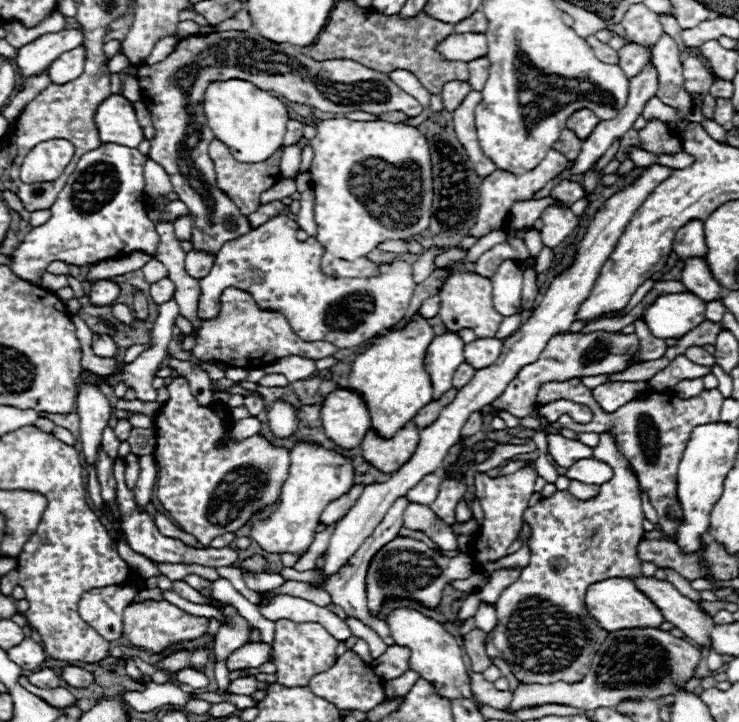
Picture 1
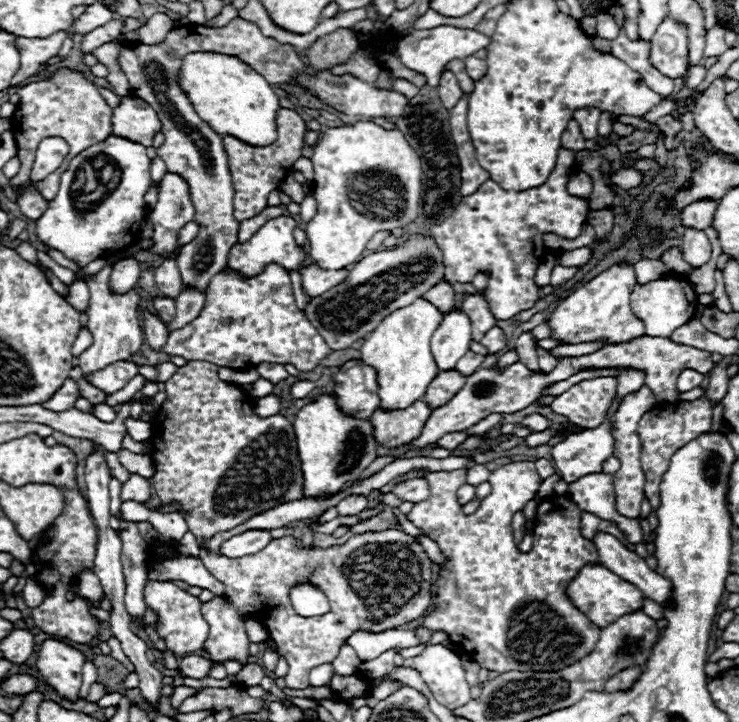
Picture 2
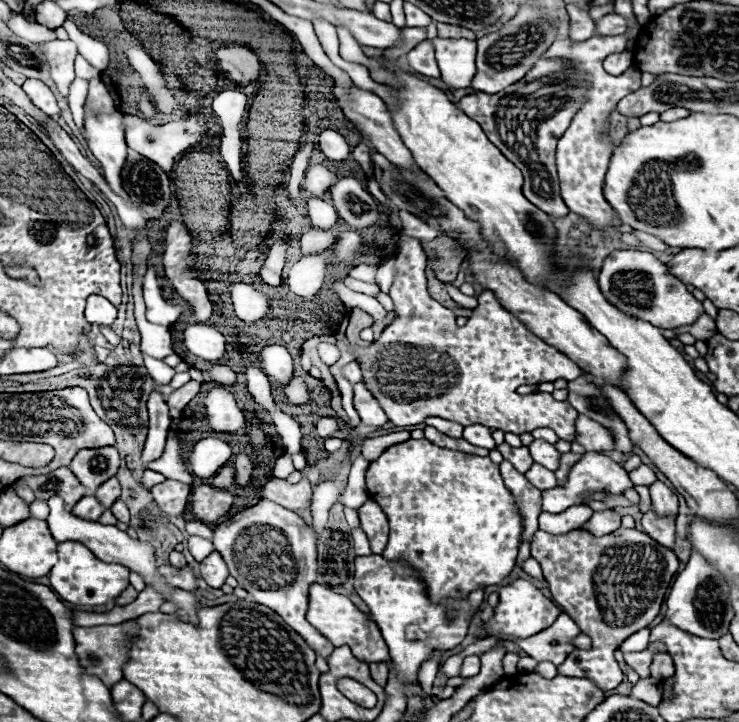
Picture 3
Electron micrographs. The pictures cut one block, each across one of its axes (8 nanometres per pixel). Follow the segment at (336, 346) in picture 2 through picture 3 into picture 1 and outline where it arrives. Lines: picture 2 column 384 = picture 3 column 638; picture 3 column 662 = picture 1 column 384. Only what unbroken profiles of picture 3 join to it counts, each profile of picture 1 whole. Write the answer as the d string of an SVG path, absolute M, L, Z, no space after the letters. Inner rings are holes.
M274 216L262 226L250 230L246 236L226 242L220 252L216 254L216 262L206 278L200 278L200 300L198 300L198 318L212 320L220 312L220 296L226 288L234 286L238 290L250 292L252 298L258 302L262 310L274 310L288 318L296 336L306 342L326 340L332 342L336 348L352 348L374 334L396 326L408 308L408 302L414 294L414 280L412 280L412 266L406 262L392 262L382 264L382 270L374 278L332 278L320 270L320 242L316 238L308 238L300 242L296 238L298 224L288 216Z

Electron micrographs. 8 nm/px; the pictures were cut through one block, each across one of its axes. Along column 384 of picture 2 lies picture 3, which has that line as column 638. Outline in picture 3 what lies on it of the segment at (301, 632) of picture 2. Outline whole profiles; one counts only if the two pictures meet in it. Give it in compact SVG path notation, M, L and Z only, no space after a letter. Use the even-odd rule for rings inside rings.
M640 464L636 470L630 472L630 480L634 482L634 486L638 486L638 484L650 486L650 484L656 480L656 474L654 474L646 464ZM618 528L598 538L586 530L558 536L538 530L532 538L532 556L542 566L552 598L580 626L582 634L592 638L592 648L574 650L558 666L558 674L590 678L604 690L616 688L624 674L614 660L614 650L658 616L672 576L678 570L676 554L640 530Z

